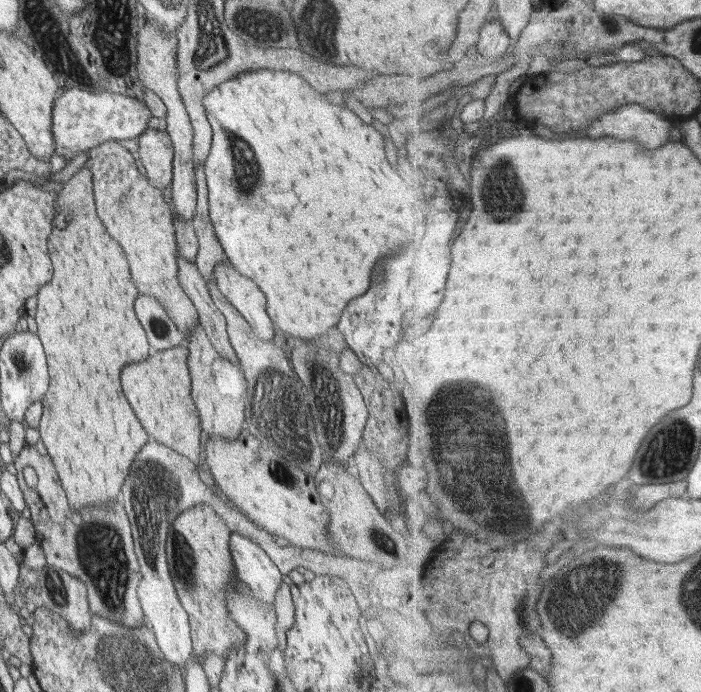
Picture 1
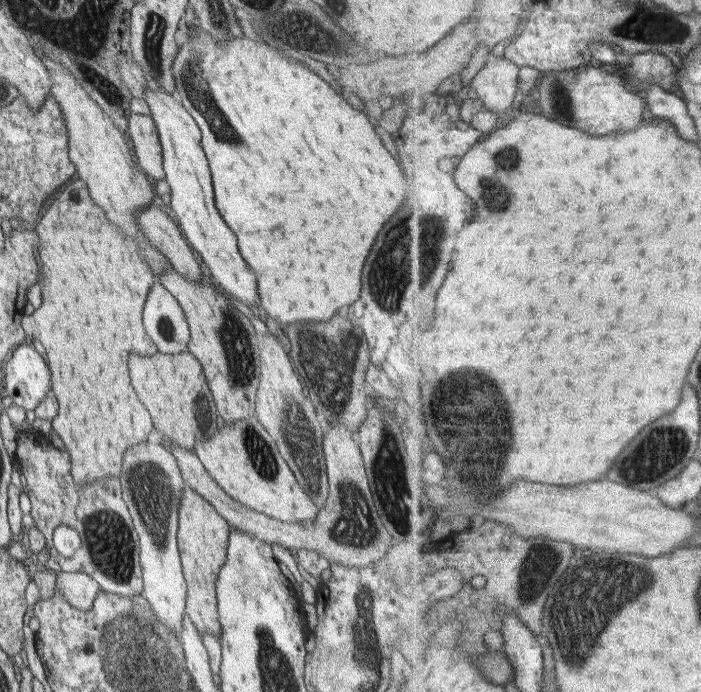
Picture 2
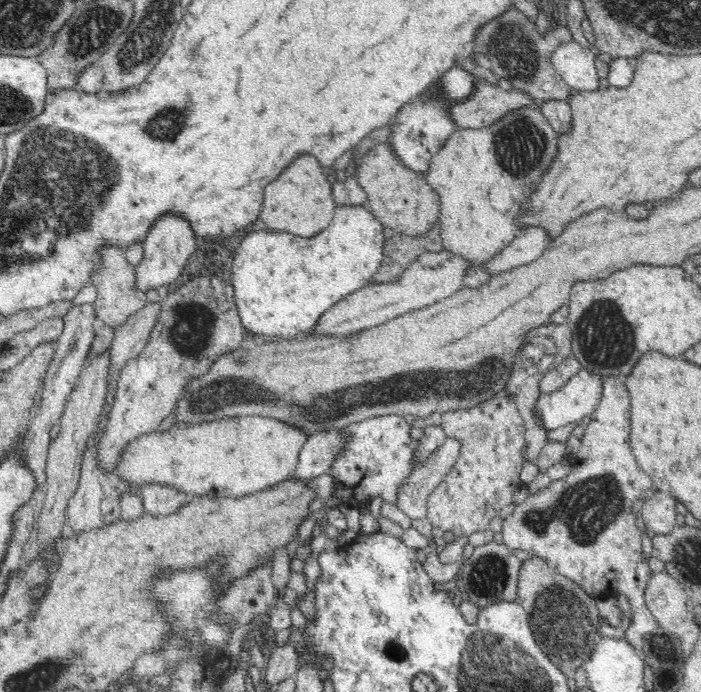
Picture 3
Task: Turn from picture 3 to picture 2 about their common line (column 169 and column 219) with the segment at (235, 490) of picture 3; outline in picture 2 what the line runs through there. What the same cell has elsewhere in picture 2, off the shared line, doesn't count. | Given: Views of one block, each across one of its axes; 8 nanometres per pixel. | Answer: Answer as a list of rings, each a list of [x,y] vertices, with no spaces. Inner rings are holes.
[[[256,416],[231,423],[230,426],[227,424],[225,428],[218,429],[212,438],[197,440],[193,450],[202,461],[204,468],[210,473],[210,476],[218,483],[218,486],[244,506],[282,522],[310,522],[317,517],[319,510],[312,503],[310,493],[307,493],[304,487],[296,480],[288,463],[280,456],[280,451],[276,448],[274,438],[266,432],[265,428],[258,424]]]

